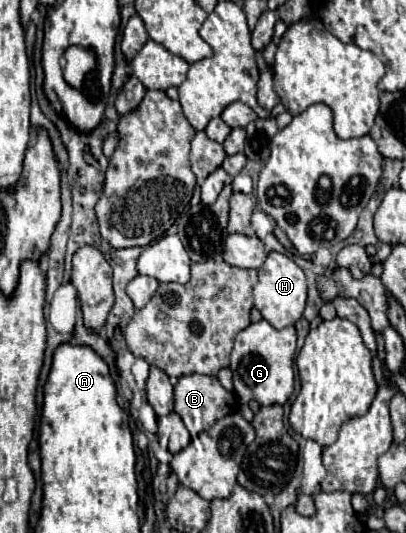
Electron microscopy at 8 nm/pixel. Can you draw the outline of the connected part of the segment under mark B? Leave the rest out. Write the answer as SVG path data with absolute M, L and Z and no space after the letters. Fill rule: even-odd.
M188 374L188 376L182 376L180 380L178 380L178 384L174 386L174 410L182 420L184 420L184 424L186 424L186 428L190 430L190 438L192 440L191 434L196 434L196 432L200 432L200 430L206 430L206 428L210 428L210 424L214 424L214 420L218 420L218 418L222 418L222 416L226 416L226 414L232 414L232 412L236 412L238 410L238 400L236 400L236 396L232 394L232 392L228 392L220 382L218 382L218 378L216 376L204 376L204 374Z

